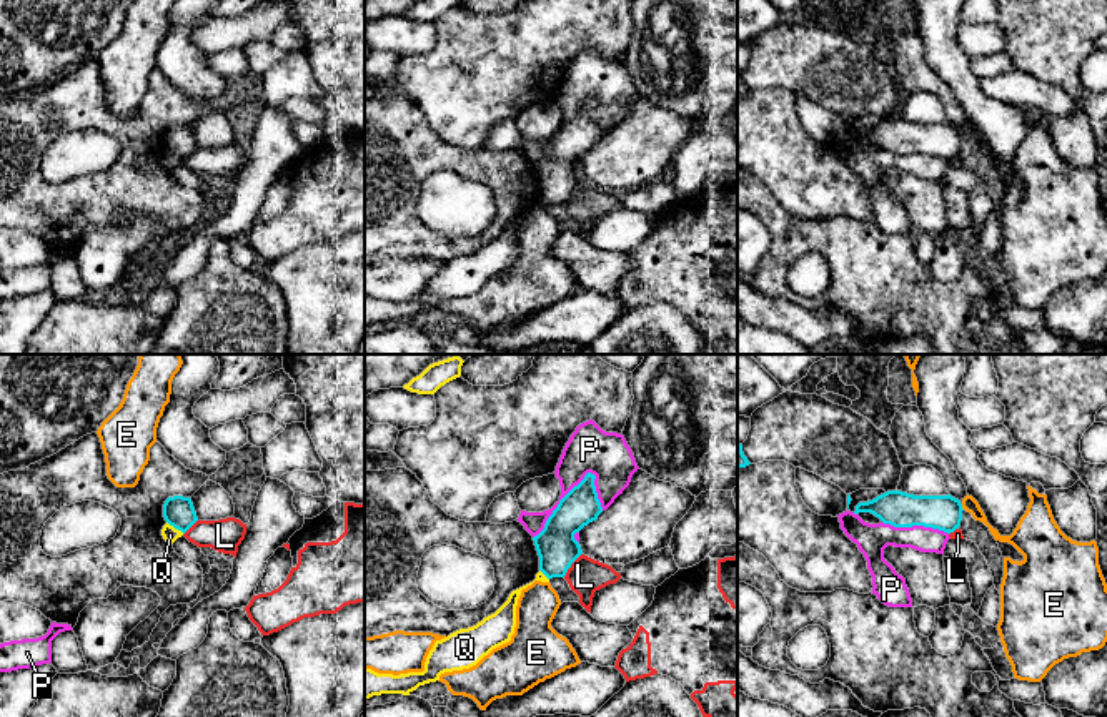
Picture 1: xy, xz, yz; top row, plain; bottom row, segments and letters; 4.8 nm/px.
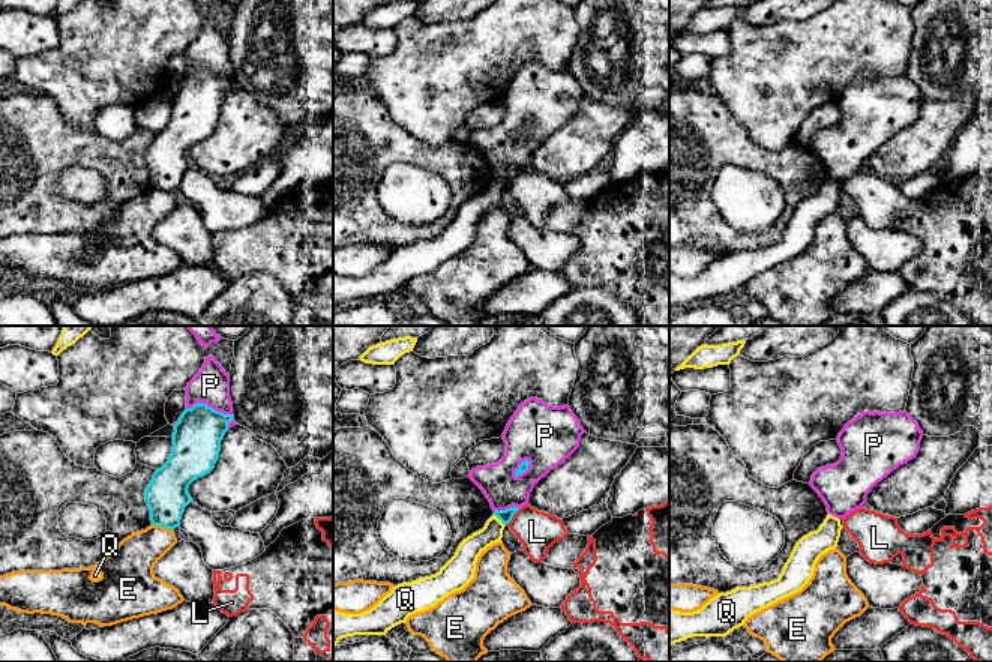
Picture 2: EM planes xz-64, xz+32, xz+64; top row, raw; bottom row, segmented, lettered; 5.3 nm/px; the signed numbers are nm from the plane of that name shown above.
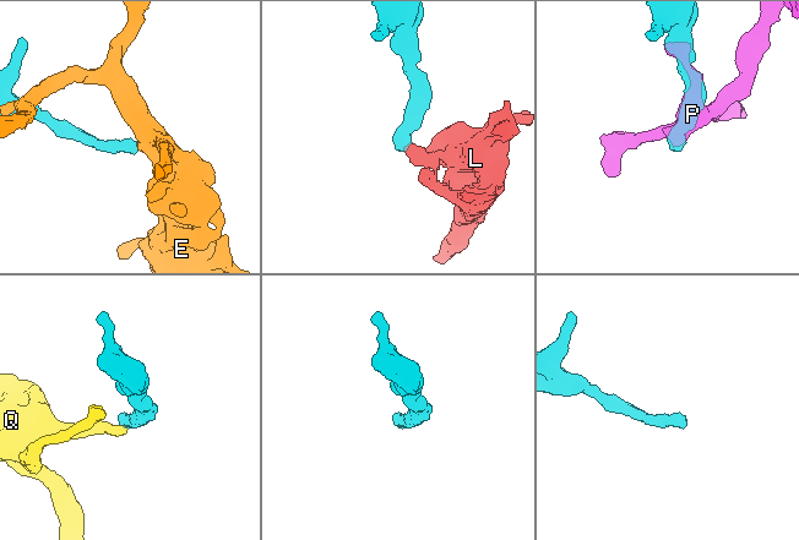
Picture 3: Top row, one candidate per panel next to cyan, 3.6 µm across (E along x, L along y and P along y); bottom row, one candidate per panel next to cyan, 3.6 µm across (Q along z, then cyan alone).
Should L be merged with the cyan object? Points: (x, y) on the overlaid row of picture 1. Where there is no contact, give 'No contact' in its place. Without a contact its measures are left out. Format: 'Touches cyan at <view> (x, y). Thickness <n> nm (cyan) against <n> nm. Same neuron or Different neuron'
Touches cyan at xz (571, 563). Thickness 190 nm (cyan) against 170 nm. Different neuron

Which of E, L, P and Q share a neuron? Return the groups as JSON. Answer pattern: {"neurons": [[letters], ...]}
{"neurons": [["E"], ["L"], ["P"], ["Q"]]}

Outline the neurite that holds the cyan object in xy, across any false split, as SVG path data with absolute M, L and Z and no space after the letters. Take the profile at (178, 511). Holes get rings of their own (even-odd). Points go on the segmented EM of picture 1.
M173 496L163 504L163 517L183 534L198 521L190 497Z

